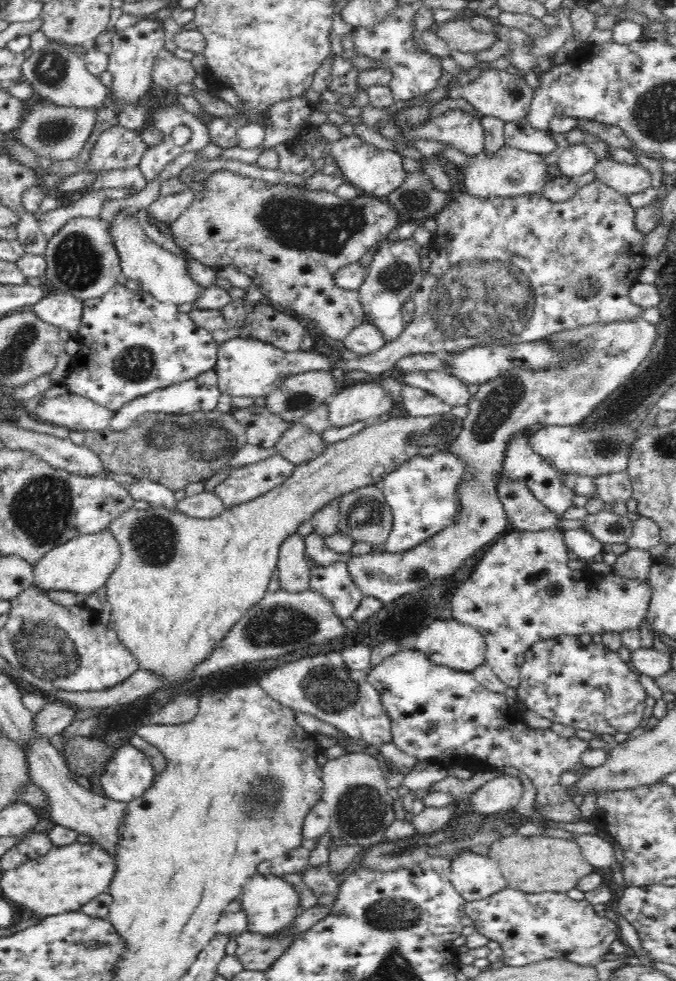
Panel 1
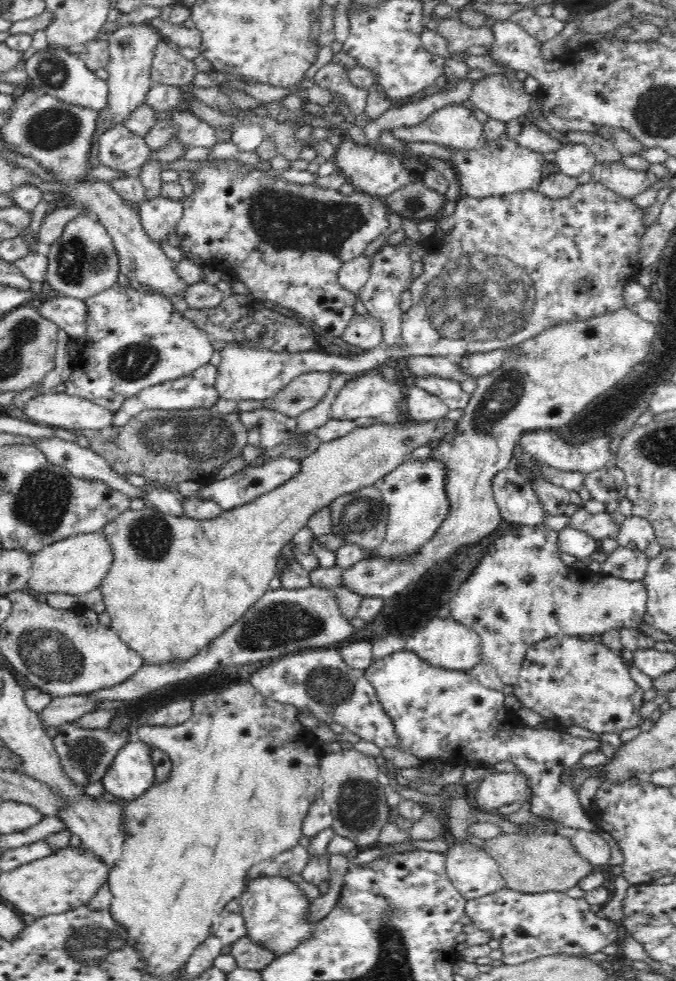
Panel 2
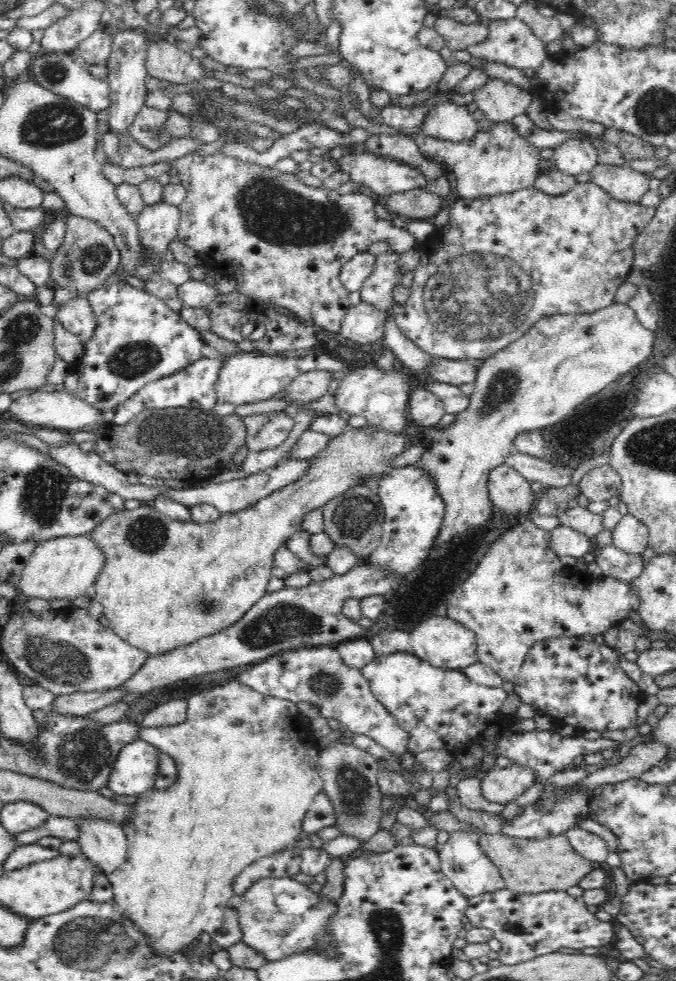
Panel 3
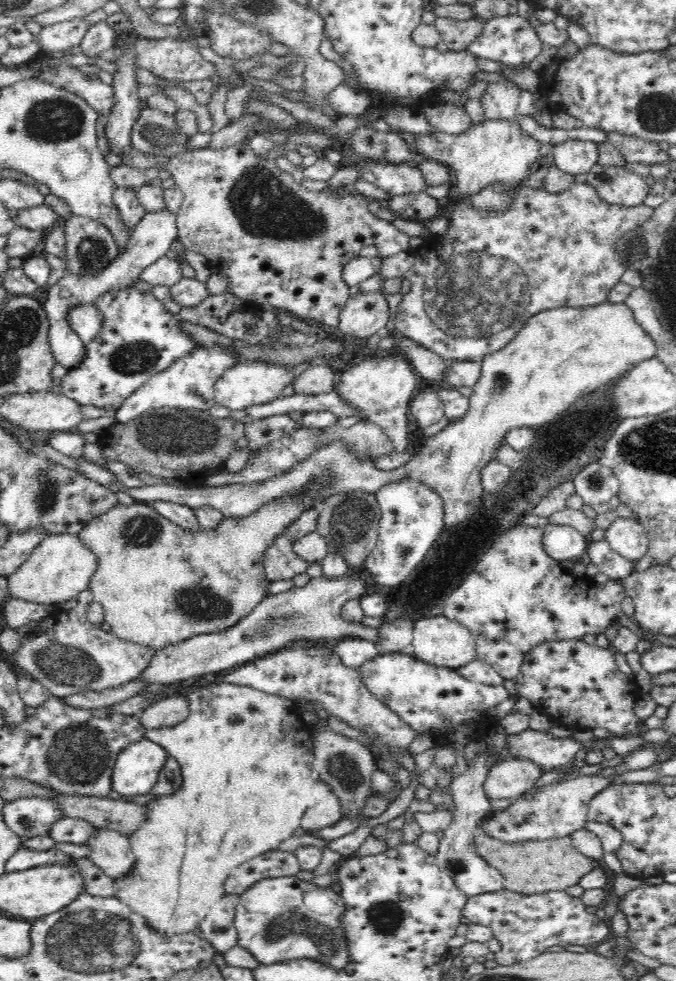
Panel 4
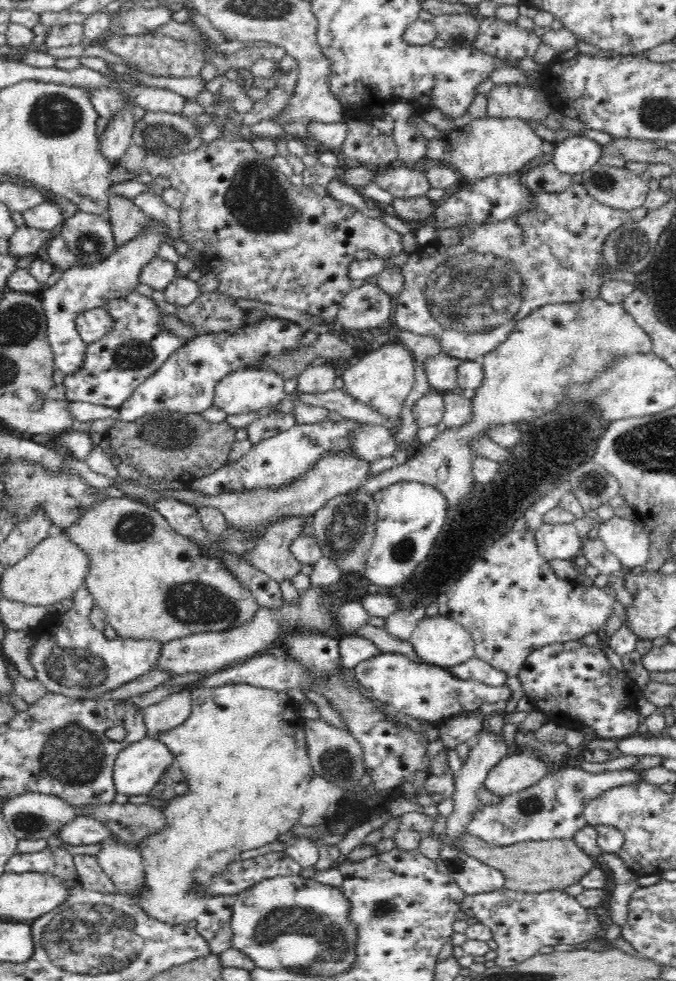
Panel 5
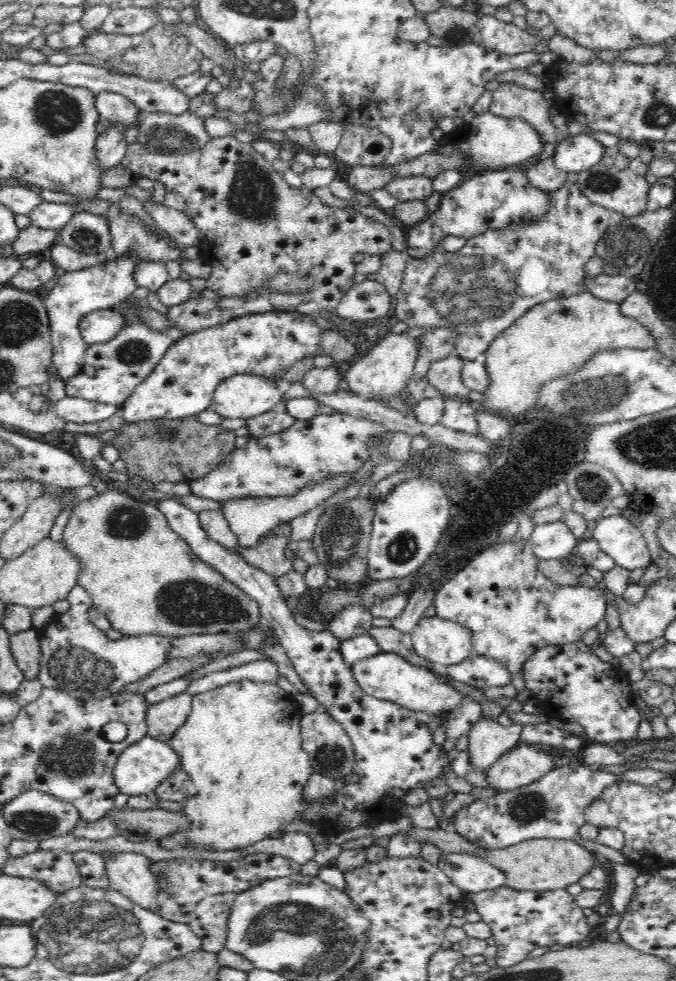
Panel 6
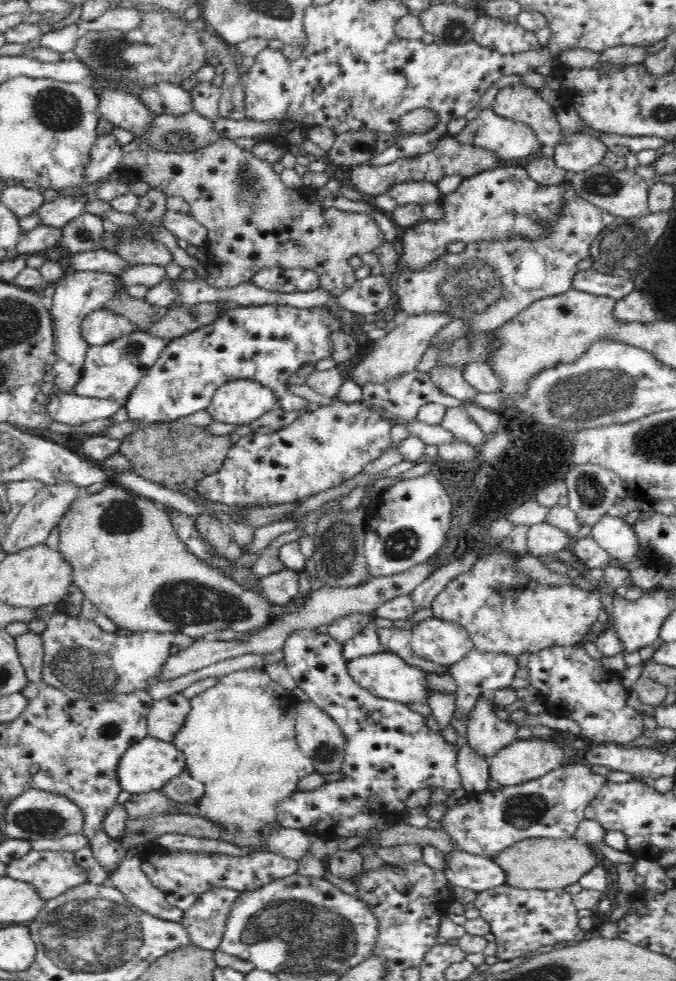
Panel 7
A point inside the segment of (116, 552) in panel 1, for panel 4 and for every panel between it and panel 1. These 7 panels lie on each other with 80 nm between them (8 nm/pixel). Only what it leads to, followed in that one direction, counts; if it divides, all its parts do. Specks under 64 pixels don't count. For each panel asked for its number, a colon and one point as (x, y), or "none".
2: (77, 565)
3: (67, 567)
4: (60, 568)

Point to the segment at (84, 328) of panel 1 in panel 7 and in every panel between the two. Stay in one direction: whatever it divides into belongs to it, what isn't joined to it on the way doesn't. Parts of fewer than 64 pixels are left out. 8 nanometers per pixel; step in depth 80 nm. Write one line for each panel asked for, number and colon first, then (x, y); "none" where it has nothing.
2: (133, 340)
3: (138, 339)
4: (139, 338)
5: (136, 346)
6: (112, 370)
7: (111, 371)

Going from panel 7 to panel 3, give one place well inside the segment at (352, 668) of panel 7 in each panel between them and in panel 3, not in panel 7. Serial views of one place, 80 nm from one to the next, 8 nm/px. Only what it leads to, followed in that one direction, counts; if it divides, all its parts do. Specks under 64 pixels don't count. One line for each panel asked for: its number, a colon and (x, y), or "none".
3: (441, 709)
4: (435, 701)
5: (425, 692)
6: (388, 676)

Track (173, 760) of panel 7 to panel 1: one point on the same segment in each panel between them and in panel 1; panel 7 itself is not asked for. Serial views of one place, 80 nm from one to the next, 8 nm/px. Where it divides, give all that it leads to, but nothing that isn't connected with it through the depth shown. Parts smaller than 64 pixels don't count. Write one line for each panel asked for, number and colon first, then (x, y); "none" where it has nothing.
1: (127, 775)
2: (132, 772)
3: (134, 773)
4: (137, 767)
5: (138, 768)
6: (140, 768)

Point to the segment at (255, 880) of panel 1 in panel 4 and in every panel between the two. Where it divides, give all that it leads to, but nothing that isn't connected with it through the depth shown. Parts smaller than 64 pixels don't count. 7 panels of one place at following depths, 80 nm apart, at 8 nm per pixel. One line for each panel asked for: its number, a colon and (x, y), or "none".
2: (273, 907)
3: (278, 916)
4: (277, 919)

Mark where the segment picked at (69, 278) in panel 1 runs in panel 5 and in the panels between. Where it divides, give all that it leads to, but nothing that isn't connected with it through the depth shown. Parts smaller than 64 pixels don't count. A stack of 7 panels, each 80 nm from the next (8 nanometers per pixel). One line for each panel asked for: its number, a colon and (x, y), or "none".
2: (82, 263)
3: (88, 258)
4: (90, 248)
5: (90, 237)

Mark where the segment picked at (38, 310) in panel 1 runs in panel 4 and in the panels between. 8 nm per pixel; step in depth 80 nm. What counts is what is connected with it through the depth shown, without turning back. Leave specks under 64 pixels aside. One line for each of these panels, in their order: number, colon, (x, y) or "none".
2: (68, 313)
3: (75, 315)
4: (85, 319)

